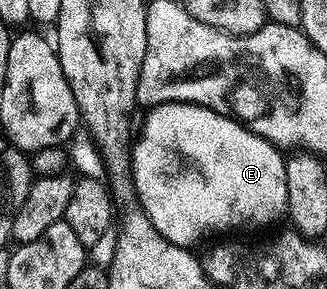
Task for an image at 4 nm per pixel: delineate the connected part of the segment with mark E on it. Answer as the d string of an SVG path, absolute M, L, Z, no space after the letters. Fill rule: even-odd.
M169 101L163 105L155 105L149 110L146 122L142 125L142 134L137 134L132 145L132 176L134 178L134 191L137 204L150 217L152 227L164 235L174 245L194 247L194 244L205 235L206 232L222 233L225 229L238 229L241 225L270 225L278 216L286 213L288 203L288 187L285 186L286 161L281 157L279 146L266 141L260 135L250 132L240 121L225 113L217 113L203 105L191 105L189 101Z

